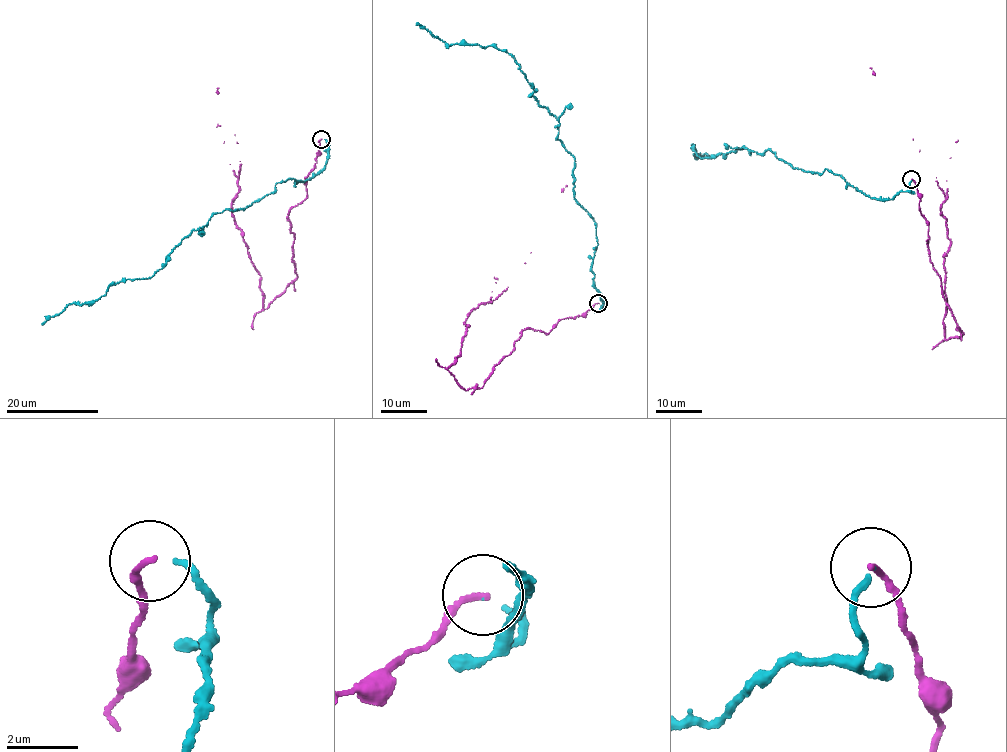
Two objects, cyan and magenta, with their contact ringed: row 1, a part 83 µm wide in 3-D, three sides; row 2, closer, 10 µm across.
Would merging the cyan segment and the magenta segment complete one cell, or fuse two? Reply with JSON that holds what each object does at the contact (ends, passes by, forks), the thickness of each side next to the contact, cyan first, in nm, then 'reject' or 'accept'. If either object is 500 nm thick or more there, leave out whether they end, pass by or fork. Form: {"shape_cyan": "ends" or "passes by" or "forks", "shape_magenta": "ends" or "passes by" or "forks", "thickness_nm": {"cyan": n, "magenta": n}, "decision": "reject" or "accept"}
{"shape_cyan": "ends", "shape_magenta": "ends", "thickness_nm": {"cyan": 70, "magenta": 160}, "decision": "accept"}

